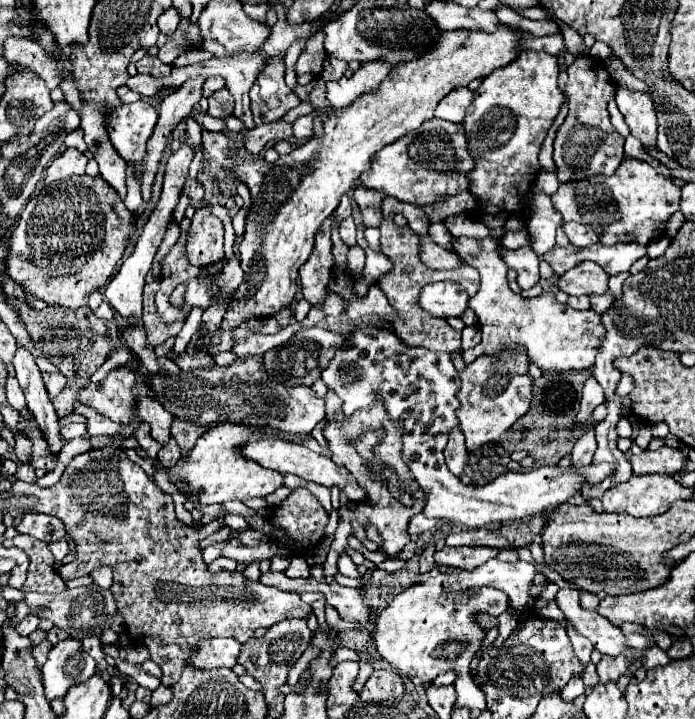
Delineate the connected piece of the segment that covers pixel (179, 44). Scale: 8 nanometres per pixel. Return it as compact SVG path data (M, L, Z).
M179 22L179 28L167 36L167 42L159 48L159 60L171 64L177 56L181 56L189 48L201 48L201 34L197 24Z

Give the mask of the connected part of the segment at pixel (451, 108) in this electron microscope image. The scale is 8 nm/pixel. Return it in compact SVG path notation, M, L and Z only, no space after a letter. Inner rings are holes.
M459 86L459 88L455 88L455 92L447 94L439 102L435 116L441 120L449 120L449 122L461 122L463 116L467 114L467 108L471 106L471 102L473 102L473 92L467 86Z

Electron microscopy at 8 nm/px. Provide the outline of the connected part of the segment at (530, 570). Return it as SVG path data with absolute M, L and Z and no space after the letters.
M499 558L487 560L485 564L473 568L473 570L461 570L461 568L445 568L445 566L437 566L445 576L443 580L443 588L447 592L459 592L459 590L471 590L471 588L483 588L483 586L491 586L491 588L499 588L503 590L509 600L511 600L511 608L521 610L521 612L529 612L535 604L535 600L529 596L529 588L533 586L533 576L535 576L535 566L527 564L527 562L513 562L513 564L505 564Z

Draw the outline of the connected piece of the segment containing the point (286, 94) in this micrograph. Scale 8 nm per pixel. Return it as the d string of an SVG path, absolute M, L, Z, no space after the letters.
M283 56L265 60L263 70L257 72L255 86L249 90L251 112L255 124L267 124L283 118L301 100L285 84L285 62Z

